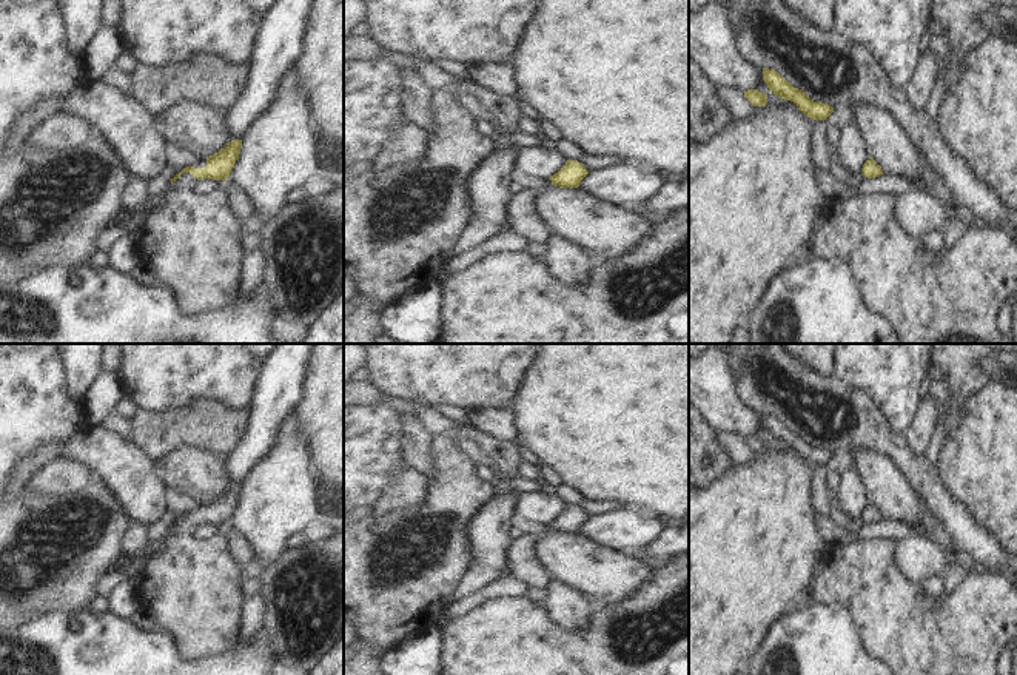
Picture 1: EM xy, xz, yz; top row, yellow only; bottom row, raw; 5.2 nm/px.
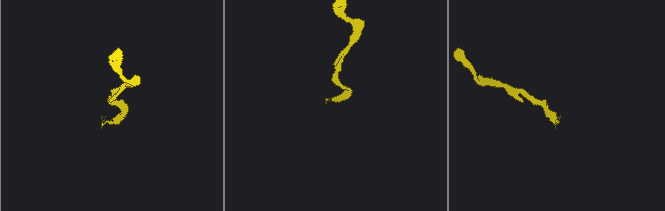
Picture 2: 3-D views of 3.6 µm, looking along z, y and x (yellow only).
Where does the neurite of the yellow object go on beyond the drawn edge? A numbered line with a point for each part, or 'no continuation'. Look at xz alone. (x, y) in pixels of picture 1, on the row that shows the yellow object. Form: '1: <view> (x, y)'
1: xz (526, 218).

